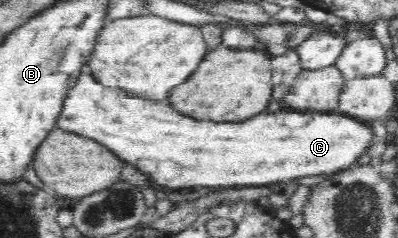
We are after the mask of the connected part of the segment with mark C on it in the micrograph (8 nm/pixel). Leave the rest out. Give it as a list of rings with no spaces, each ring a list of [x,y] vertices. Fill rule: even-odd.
[[[81,73],[69,87],[55,128],[73,134],[109,150],[124,164],[130,164],[145,174],[164,192],[185,191],[201,186],[245,187],[269,185],[278,180],[298,179],[304,176],[334,174],[356,164],[356,158],[366,152],[374,139],[372,127],[346,115],[306,114],[306,111],[266,112],[248,122],[198,122],[176,112],[167,101],[152,102],[136,98],[119,89],[108,90],[91,75]]]

